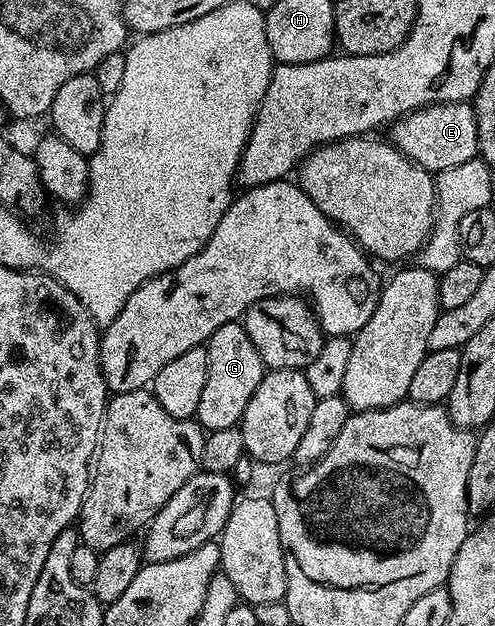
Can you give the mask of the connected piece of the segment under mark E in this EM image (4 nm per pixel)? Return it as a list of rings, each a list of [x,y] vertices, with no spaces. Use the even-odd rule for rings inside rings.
[[[470,103],[461,104],[428,104],[403,116],[390,125],[390,143],[395,145],[426,172],[438,174],[453,166],[461,166],[461,162],[469,162],[479,156],[477,142],[477,118],[475,109]]]

